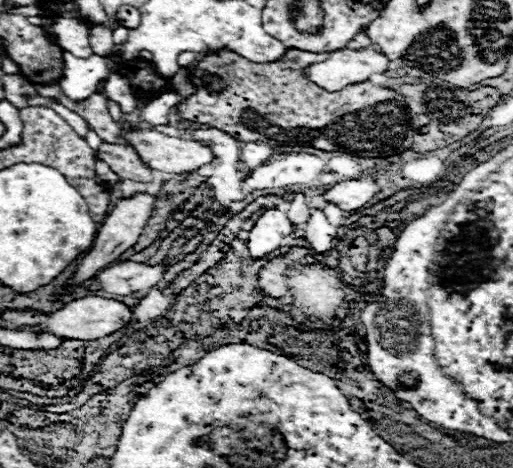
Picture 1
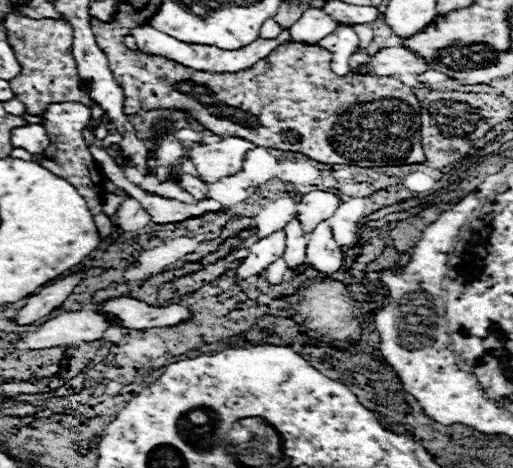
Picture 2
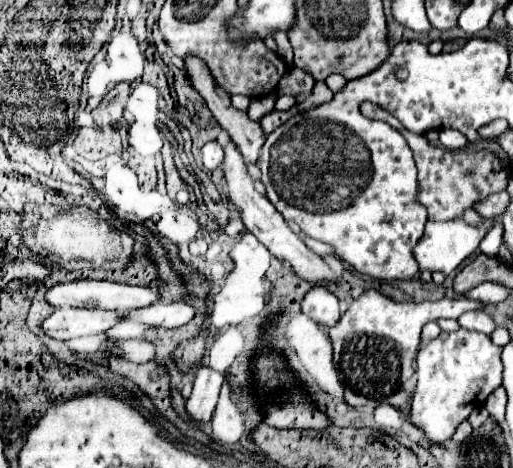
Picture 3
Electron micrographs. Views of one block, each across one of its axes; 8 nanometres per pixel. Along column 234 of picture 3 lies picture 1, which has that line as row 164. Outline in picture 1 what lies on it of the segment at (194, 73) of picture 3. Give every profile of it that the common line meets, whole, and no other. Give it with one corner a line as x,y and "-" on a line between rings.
102,144
100,158
120,176
136,182
152,182
152,170
128,144

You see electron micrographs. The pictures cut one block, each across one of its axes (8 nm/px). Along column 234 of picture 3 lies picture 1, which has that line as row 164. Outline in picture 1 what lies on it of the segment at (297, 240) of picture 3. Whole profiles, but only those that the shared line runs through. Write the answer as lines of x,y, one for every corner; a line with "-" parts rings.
124,126
126,132
126,142
130,146
136,148
136,152
140,154
140,160
144,160
146,166
160,170
160,172
168,172
168,174
190,174
194,170
198,170
204,164
210,164
214,160
212,148
200,140
184,140
184,138
174,138
174,136
166,136
162,132
156,130
146,130
146,128
130,128

